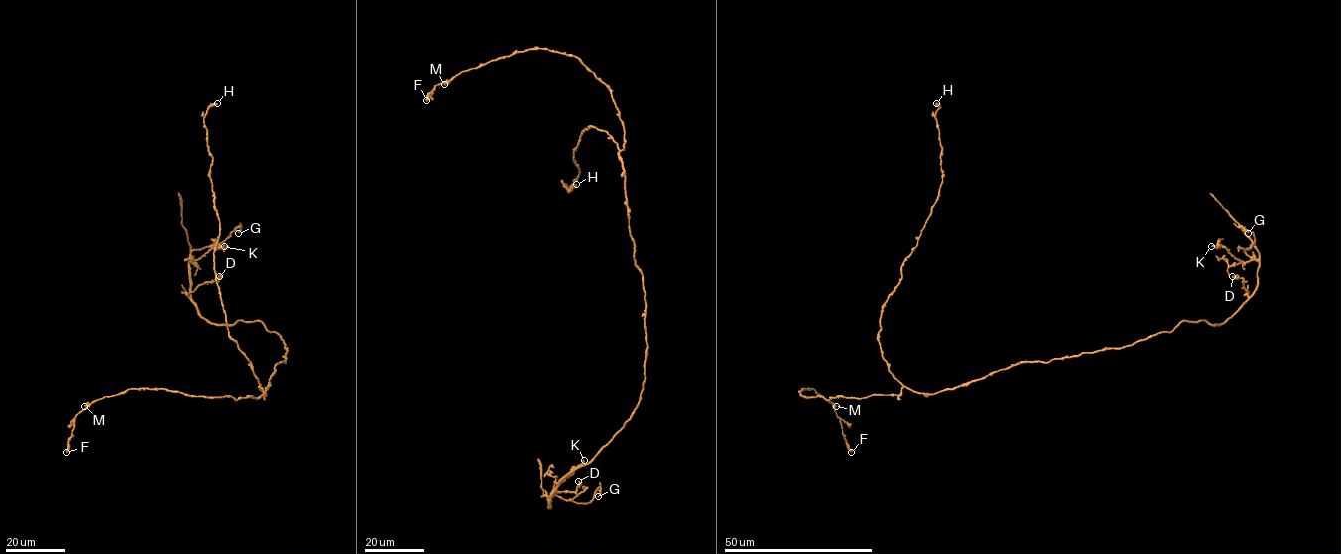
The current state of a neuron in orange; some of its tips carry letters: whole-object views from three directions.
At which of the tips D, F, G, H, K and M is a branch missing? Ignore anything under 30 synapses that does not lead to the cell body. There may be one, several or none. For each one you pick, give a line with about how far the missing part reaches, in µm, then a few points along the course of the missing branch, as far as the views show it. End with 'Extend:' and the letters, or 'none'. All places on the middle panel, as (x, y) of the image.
Extend: none

